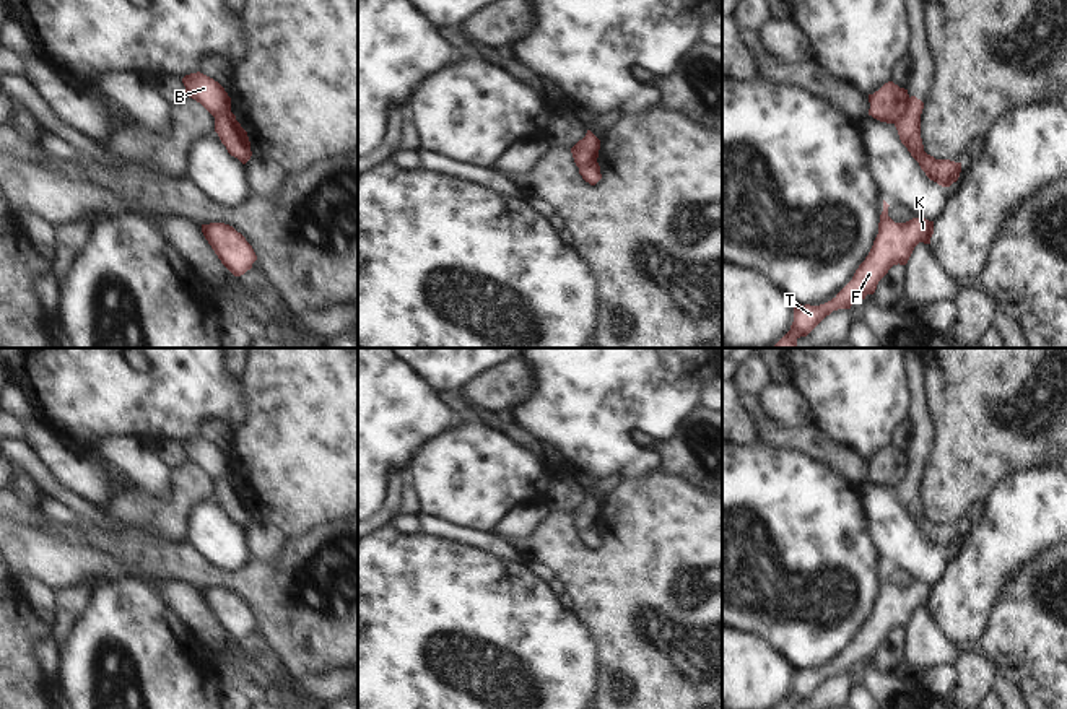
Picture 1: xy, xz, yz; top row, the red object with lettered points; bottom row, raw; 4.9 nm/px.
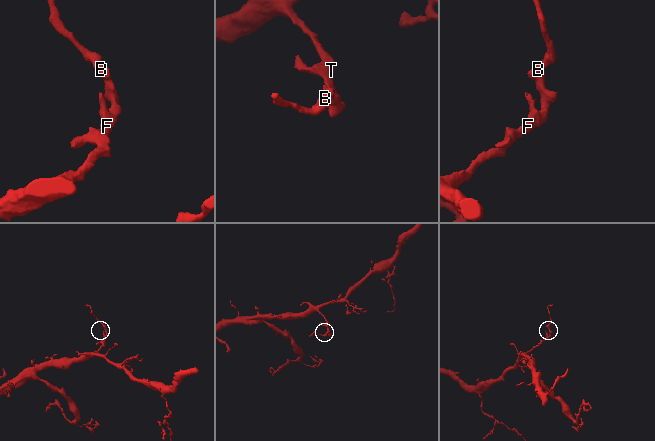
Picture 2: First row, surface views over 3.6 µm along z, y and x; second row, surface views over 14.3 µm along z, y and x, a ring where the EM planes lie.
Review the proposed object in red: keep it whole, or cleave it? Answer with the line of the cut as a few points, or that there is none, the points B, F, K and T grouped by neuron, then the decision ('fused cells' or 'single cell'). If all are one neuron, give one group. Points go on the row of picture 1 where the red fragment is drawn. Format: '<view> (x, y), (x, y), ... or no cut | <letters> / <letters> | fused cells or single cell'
yz (910, 98), (906, 111), (895, 124) | B / F K T | fused cells

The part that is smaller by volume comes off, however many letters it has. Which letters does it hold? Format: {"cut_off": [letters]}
{"cut_off": ["B"]}

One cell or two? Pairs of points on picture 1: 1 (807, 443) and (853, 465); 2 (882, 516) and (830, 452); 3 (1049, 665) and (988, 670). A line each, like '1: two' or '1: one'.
1: one
2: two
3: two

